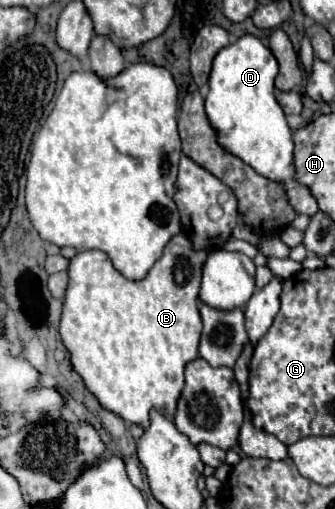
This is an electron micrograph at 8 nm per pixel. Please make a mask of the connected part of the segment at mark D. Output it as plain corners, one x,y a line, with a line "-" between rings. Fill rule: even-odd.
244,34
236,42
224,46
214,58
214,66
212,66
212,74
210,74
210,90
206,96
206,114
208,114
208,120
212,122
212,126
216,126
216,132
220,134
220,144
228,152
238,156
246,164
250,164
258,174
264,174
266,178
276,180
276,182
284,182
288,200
292,202
296,212
302,214
302,210
304,210
304,214
308,212
308,216
314,216
318,212
316,200
312,198
311,192
306,186
298,184
293,179
292,148
294,148
294,144
292,144
292,130
286,124
286,116
276,102
274,93
276,74
278,74
278,62
276,62
274,54
270,52
270,48
264,46
260,42
260,38
256,38
254,34

